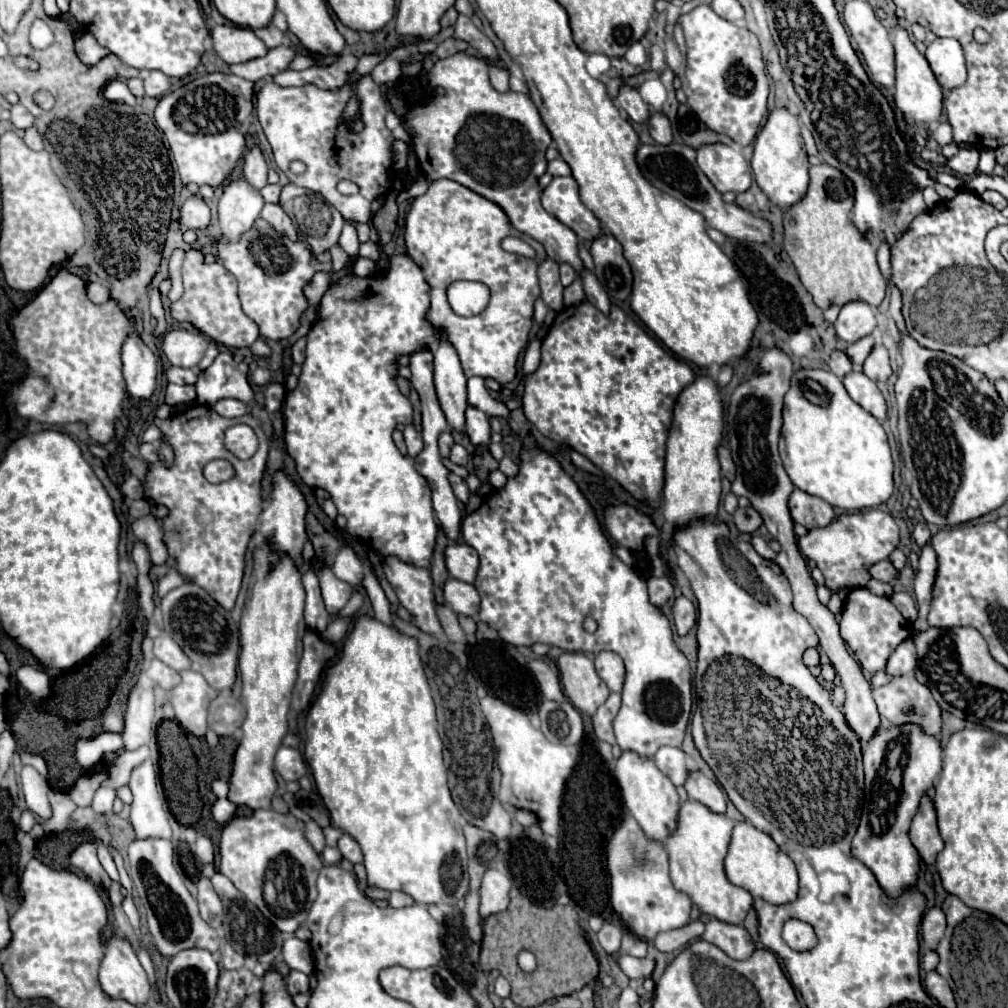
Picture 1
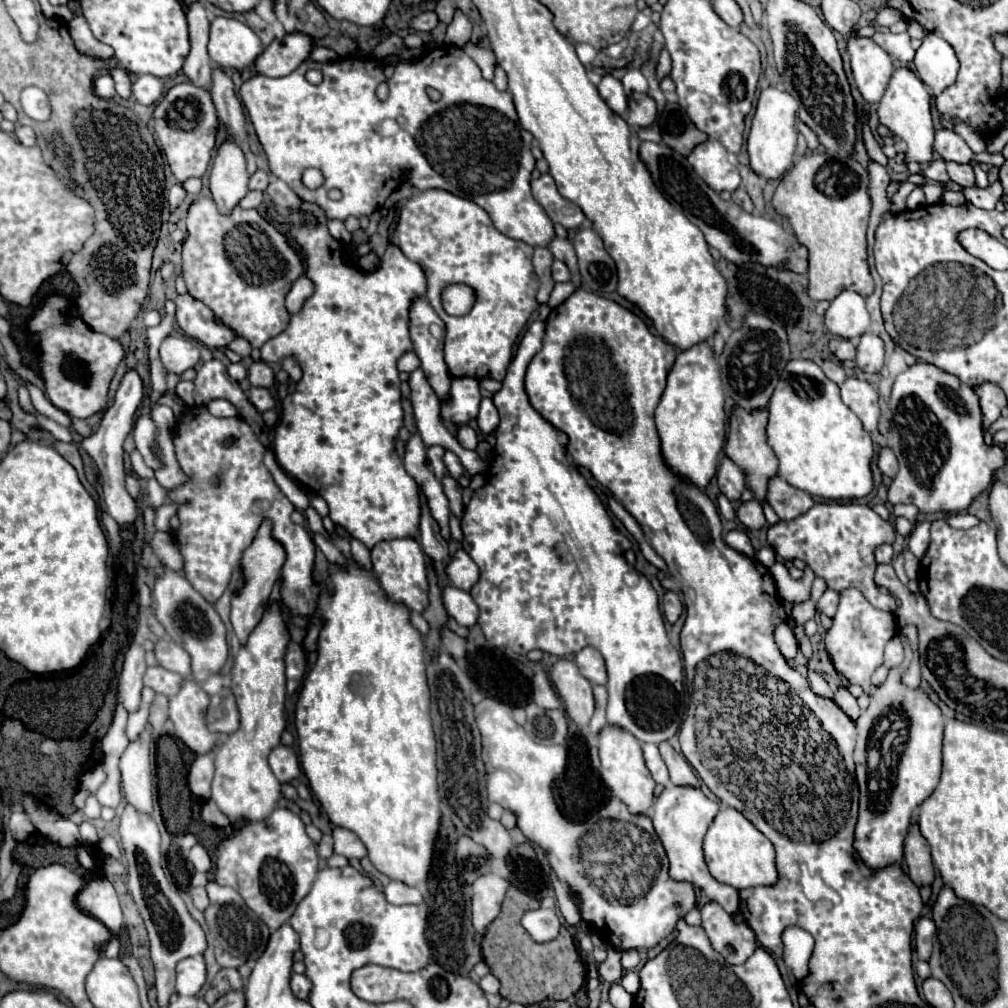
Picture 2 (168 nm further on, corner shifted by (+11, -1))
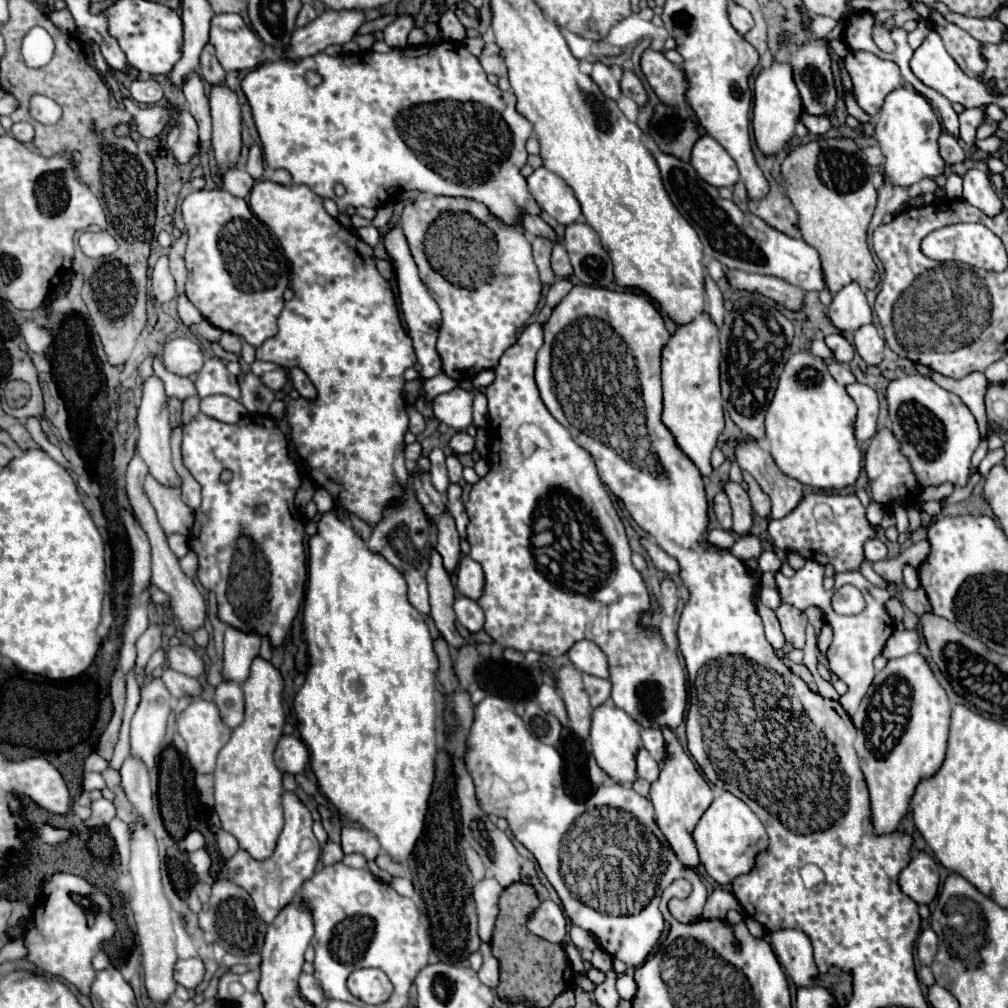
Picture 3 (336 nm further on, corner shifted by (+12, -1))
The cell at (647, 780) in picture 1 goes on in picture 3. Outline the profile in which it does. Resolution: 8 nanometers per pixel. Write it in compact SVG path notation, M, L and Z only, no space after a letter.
M602 703L592 713L590 743L598 765L616 781L616 783L634 783L636 781L636 751L642 747L638 723L622 709Z

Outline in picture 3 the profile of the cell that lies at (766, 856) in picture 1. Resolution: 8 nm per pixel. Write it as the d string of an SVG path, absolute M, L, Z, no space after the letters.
M722 791L710 803L710 807L704 811L698 825L694 827L692 839L698 847L700 863L704 865L708 875L720 885L728 885L738 875L748 873L754 867L754 857L768 845L768 835L760 819L742 799L738 799L730 791Z

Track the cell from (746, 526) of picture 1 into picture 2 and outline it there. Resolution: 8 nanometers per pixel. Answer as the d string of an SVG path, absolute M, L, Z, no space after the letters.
M753 499L747 503L741 503L737 509L737 519L747 527L747 529L761 529L767 521L763 515L763 507Z

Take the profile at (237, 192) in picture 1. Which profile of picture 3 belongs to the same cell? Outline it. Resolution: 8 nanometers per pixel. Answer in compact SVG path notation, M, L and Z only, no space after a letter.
M212 85L210 93L210 113L212 113L212 149L218 161L220 173L228 163L238 165L240 155L240 103L236 93L226 85Z

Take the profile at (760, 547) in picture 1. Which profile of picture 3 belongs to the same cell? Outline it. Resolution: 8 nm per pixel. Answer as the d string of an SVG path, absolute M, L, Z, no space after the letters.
M710 529L708 535L706 535L706 539L708 539L708 543L718 545L718 547L724 547L724 549L732 547L734 541L736 541L734 535L728 533L728 531L724 531L724 529Z

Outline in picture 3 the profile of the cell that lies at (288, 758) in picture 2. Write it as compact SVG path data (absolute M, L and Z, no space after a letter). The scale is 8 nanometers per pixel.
M282 735L274 753L276 765L282 773L302 773L310 761L308 747L294 735Z

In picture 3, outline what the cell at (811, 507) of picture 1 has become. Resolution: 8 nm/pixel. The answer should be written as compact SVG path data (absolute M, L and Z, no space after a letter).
M742 437L738 439L734 453L736 453L736 463L760 483L764 493L770 495L772 519L786 517L800 503L804 487L796 479L784 475L778 469L770 451L764 451L756 441Z

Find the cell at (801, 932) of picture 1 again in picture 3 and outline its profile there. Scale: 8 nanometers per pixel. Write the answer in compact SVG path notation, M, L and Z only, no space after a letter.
M778 929L770 933L770 945L782 969L794 979L796 987L810 987L818 975L812 959L812 945L808 935L798 929Z

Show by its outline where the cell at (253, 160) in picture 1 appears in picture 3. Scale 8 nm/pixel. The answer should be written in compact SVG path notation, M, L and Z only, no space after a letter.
M206 43L206 47L202 49L202 57L200 57L200 73L202 77L212 85L212 83L224 83L224 69L216 59L214 47L210 43Z

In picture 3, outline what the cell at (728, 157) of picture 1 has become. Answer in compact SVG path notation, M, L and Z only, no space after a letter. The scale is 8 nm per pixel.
M704 135L696 141L690 163L700 175L700 179L714 187L734 187L740 179L734 159L710 135Z

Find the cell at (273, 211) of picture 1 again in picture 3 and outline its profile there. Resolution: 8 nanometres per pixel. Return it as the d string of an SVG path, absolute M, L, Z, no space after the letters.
M232 167L224 171L222 179L224 179L224 189L236 197L248 197L248 191L254 185L254 179L240 167Z

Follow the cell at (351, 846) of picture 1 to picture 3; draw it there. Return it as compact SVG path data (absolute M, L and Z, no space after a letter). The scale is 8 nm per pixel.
M344 827L342 829L342 849L346 853L362 853L368 861L374 861L380 851L380 843L374 835L366 831Z

